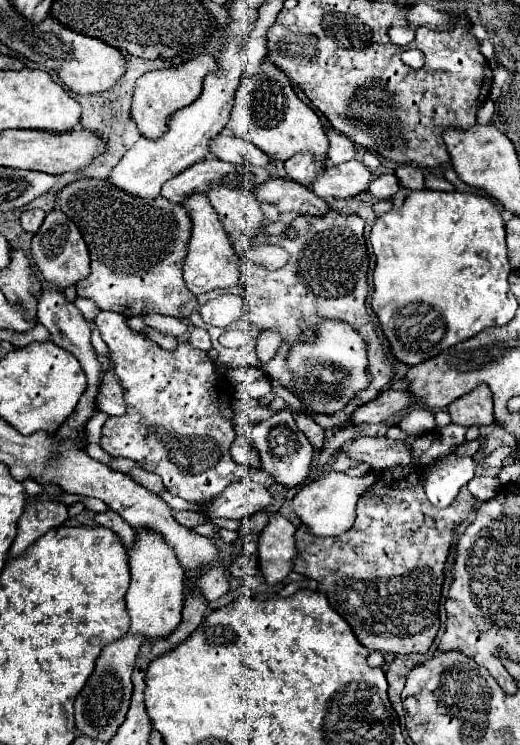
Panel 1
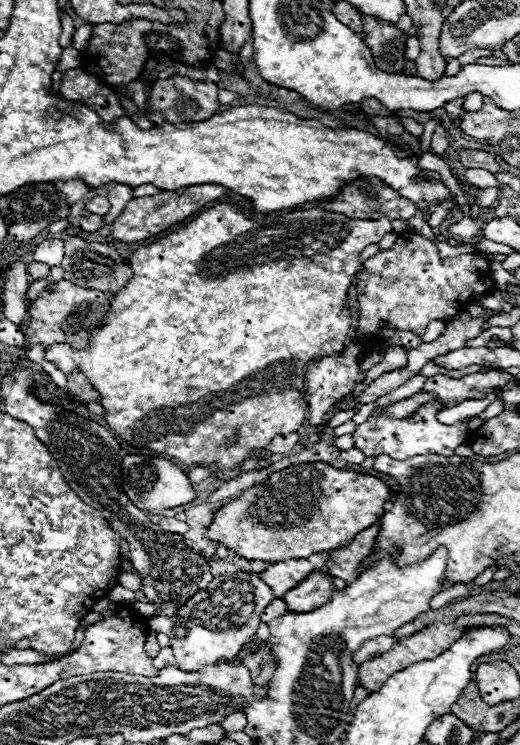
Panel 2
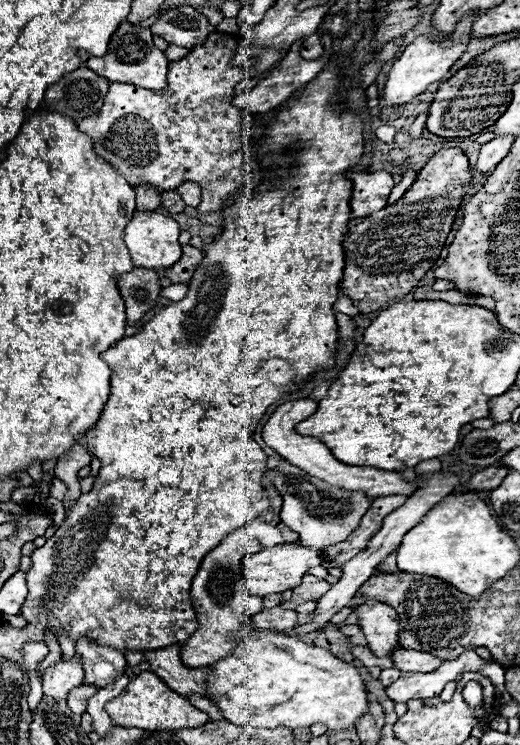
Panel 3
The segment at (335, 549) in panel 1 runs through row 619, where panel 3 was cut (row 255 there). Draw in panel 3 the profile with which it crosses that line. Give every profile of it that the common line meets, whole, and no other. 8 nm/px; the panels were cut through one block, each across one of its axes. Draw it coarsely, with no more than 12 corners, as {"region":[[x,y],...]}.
{"region":[[436,152],[396,202],[344,236],[342,294],[360,314],[438,260],[472,186]]}

